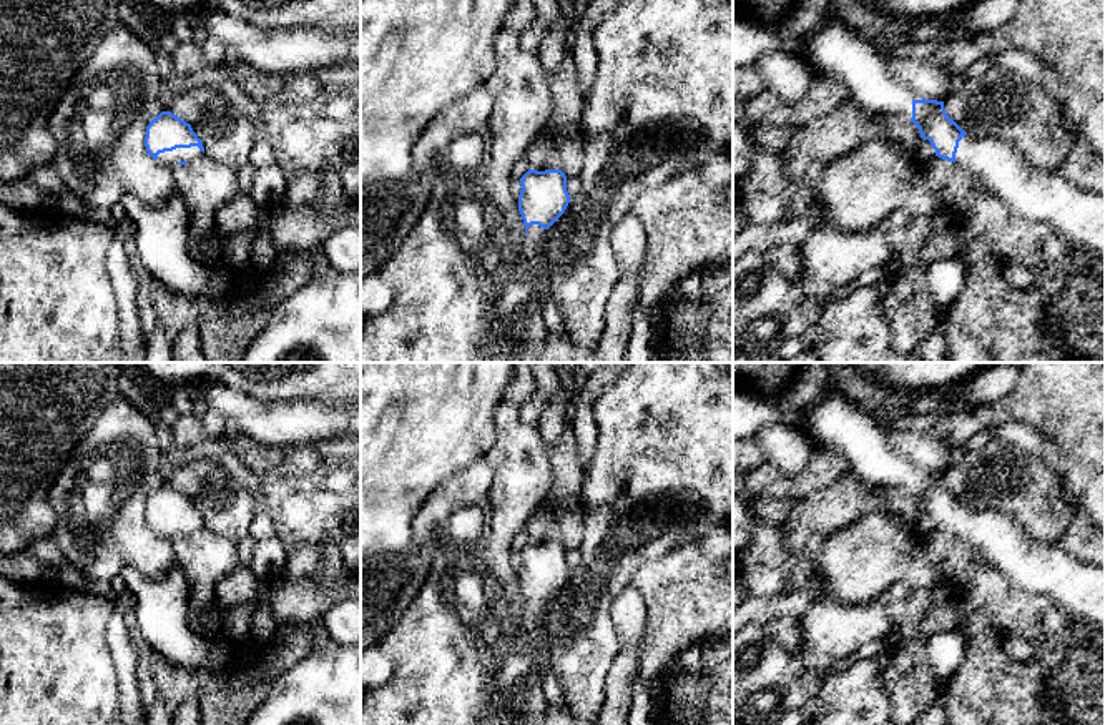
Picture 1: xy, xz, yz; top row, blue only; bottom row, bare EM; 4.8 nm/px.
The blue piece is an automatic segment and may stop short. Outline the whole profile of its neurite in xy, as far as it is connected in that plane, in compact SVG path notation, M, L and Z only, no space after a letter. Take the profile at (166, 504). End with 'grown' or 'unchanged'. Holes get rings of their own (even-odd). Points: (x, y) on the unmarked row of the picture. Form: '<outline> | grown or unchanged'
M161 484L150 494L145 519L150 529L171 540L204 527L203 515L191 497L171 484Z | grown

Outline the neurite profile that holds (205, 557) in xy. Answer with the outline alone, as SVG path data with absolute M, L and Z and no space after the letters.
M206 527L173 539L178 565L189 589L189 612L203 610L214 602L216 584L236 570L239 564L236 540Z

